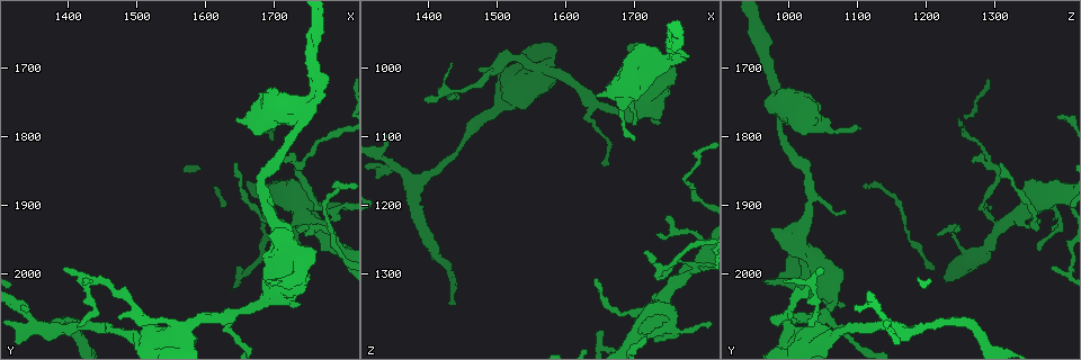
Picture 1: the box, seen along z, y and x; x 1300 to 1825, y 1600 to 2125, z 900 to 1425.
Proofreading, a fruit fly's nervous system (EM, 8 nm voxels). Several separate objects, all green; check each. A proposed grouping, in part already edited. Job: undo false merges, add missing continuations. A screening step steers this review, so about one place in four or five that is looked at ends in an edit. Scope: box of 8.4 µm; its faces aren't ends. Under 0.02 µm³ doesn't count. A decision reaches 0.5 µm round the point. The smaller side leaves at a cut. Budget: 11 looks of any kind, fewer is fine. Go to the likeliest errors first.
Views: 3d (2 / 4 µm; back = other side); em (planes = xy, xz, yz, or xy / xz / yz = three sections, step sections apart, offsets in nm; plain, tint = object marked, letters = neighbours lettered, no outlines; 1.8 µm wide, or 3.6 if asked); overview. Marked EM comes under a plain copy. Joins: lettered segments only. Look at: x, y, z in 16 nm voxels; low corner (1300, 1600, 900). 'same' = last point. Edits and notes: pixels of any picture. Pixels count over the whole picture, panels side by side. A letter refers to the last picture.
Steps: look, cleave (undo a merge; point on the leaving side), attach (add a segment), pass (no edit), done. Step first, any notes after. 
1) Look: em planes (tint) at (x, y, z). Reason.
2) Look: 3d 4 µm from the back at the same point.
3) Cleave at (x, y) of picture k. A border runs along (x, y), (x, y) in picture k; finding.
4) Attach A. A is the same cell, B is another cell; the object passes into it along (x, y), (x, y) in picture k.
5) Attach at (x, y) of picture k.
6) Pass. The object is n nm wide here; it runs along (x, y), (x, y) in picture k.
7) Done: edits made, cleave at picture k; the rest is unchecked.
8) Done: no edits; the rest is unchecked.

Look: em planes (tint) at (1715, 1930, 1350).

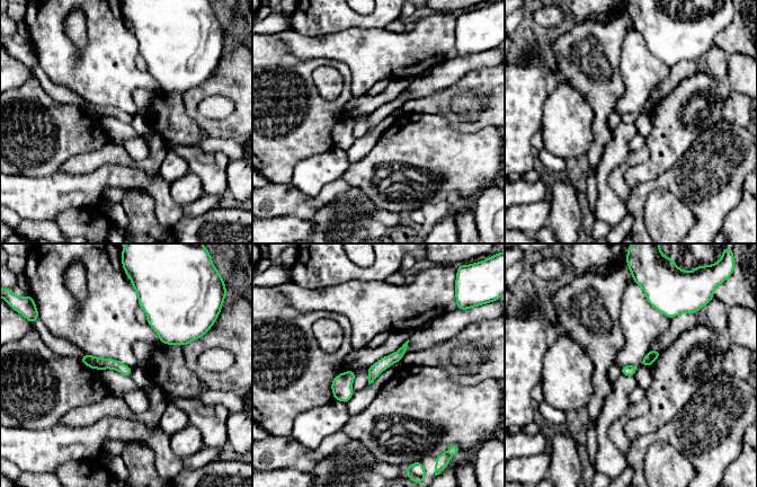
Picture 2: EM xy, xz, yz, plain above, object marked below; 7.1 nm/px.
Look: em planes (letters) at the same point.

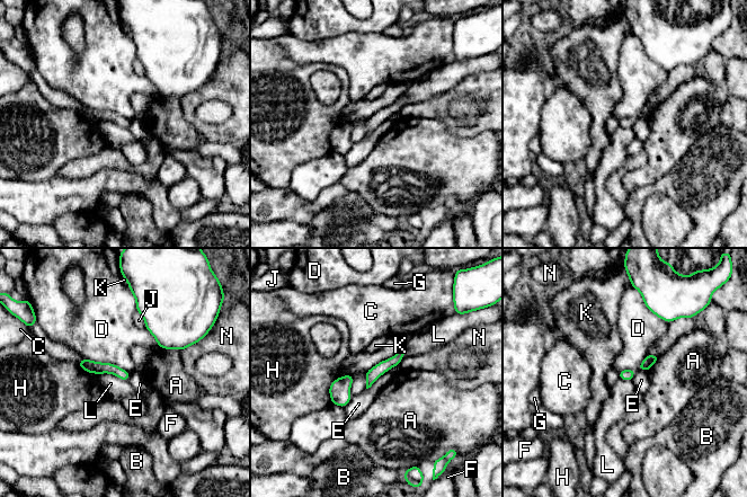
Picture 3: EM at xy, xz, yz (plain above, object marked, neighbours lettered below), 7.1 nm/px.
Pass. A, B, C, D, E, F, G, H, J, K, L and N are other cells; a border runs along (399, 363), (385, 371), (366, 389) in picture 3; one cell here.

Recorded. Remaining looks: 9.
Look: 3d 4 µm at (1635, 2055, 1055). Three-way junction.

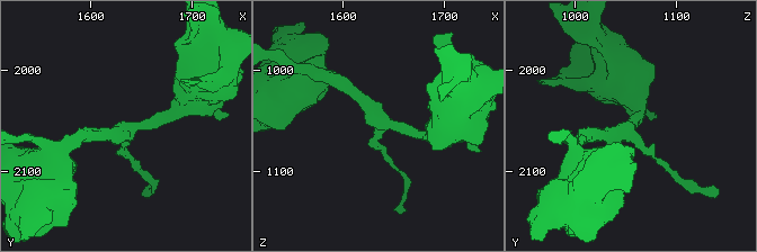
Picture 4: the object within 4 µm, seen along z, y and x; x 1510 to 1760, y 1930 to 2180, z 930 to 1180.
Look: em planes (tint) at (1638, 2058, 1050). 3 arms meet here.

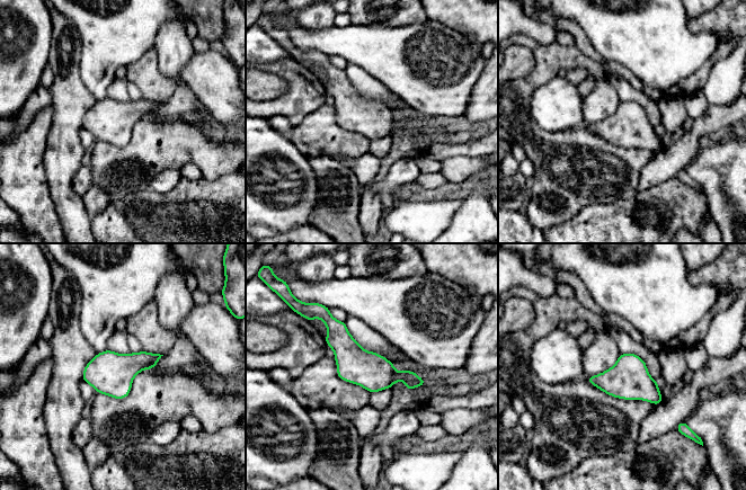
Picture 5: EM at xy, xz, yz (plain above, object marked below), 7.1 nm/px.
Look: em planes (letters) at the same point. See the neighbours.

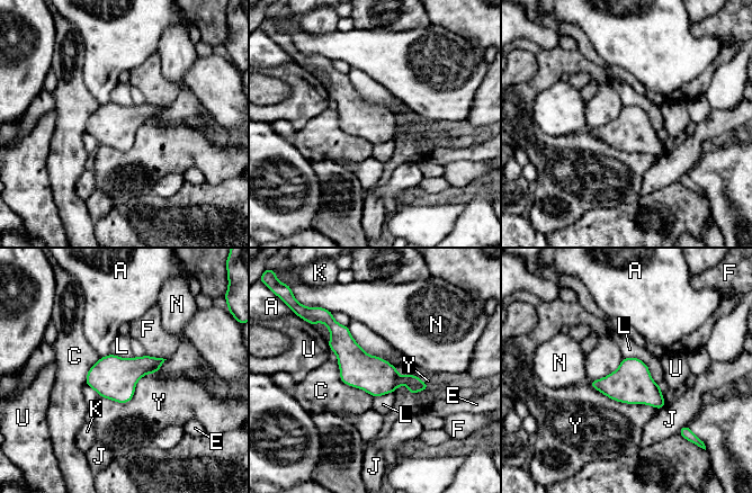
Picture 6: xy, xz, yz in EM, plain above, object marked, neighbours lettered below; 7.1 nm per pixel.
Pass. The object is 260 nm wide here; A, C, E, F, J, K, L, N, U and Y are other cells; it runs along (332, 322), (377, 377), (423, 386) in picture 6; continuous, no second cell.

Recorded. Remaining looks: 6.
Look: em 3.6 µm planes (letters) at (1715, 1830, 1265).

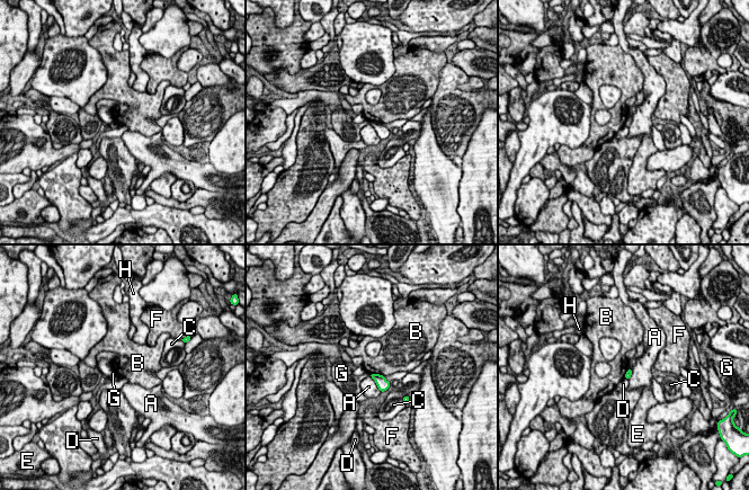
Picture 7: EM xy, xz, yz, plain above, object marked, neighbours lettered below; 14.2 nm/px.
Pass. A, B, C, D, E, F, G and H are other cells; a border runs along (369, 373), (384, 375) in picture 7; none of them fits.

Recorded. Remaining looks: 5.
Look: 3d 4 µm at (1735, 1940, 1240). An open end.

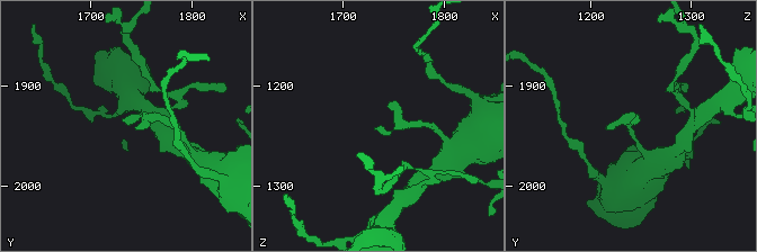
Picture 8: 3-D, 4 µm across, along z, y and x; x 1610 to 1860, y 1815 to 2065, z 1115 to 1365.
Look: em planes (letters) at (1736, 1936, 1240). Need the tissue.

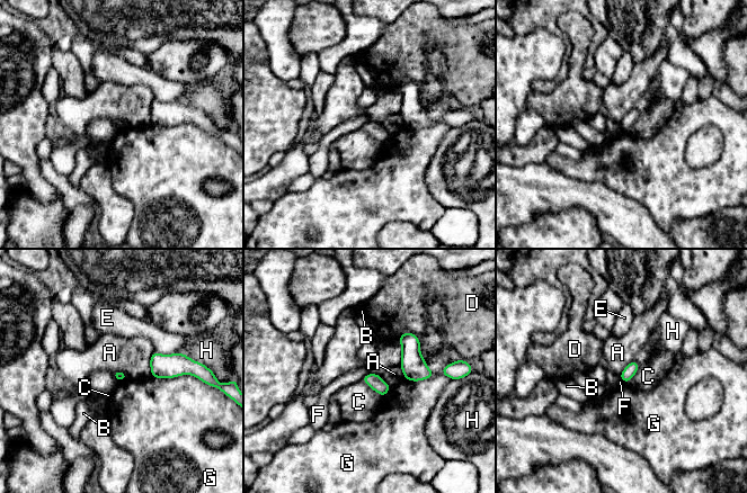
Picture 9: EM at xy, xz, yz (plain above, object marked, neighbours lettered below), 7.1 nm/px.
Pass. A, B, C, D, E, F, G and H are other cells; a border runs along (370, 373), (361, 379) in picture 9; none of them fits.

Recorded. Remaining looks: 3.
Done: no edits; the rest is unchecked.

